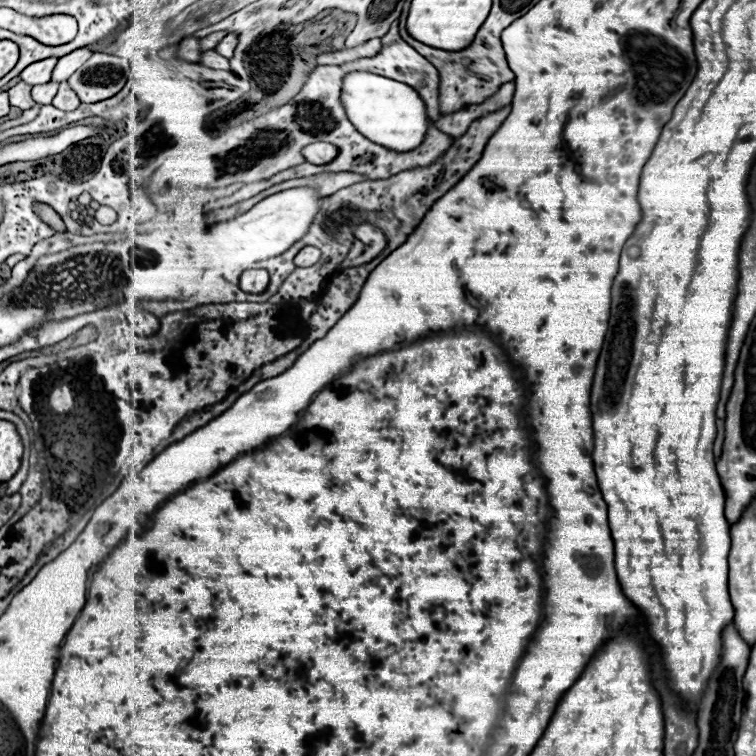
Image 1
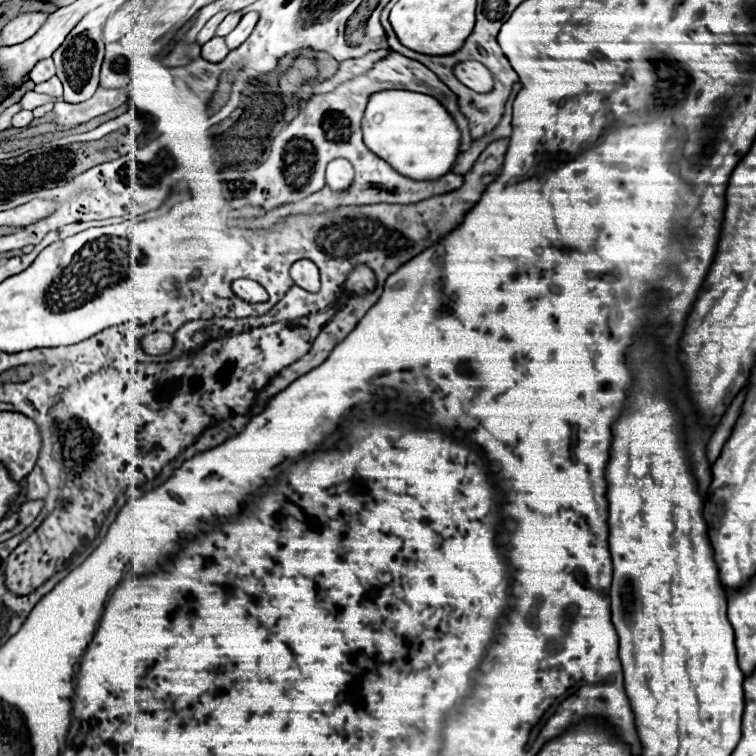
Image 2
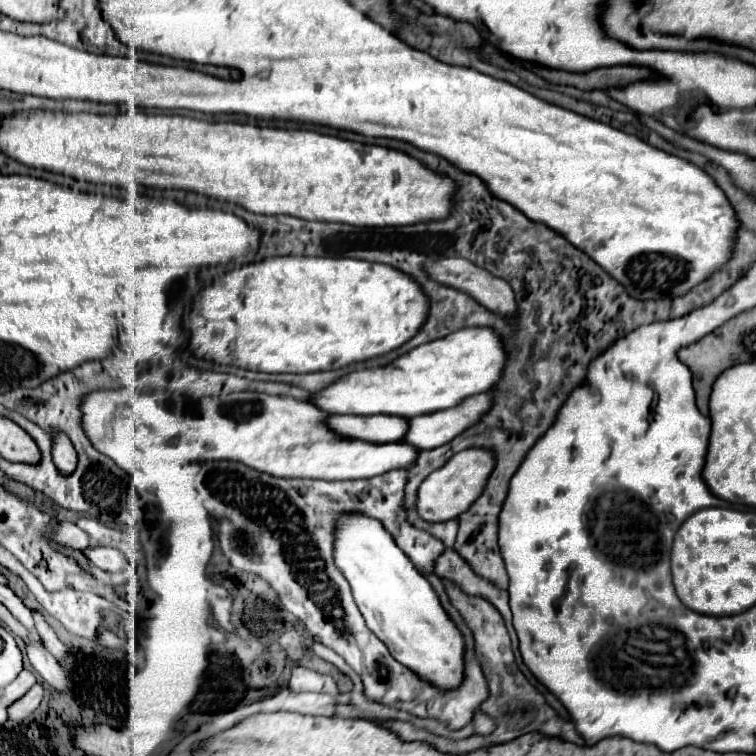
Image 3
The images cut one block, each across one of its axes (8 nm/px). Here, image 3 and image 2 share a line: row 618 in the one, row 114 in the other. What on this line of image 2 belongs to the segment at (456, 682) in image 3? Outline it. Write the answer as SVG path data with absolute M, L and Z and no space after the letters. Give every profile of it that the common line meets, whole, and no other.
M382 90L370 96L362 132L366 146L394 170L418 182L438 180L452 172L460 156L460 130L450 112L432 96L408 90Z

